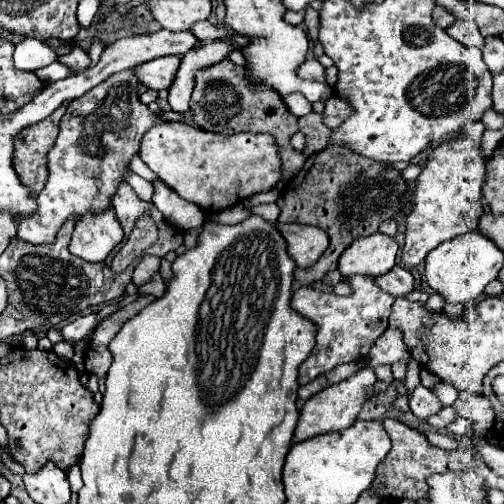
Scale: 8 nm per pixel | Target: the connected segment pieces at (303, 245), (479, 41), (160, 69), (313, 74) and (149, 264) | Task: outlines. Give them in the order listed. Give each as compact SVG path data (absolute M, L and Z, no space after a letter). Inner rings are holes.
M276 224L278 232L286 240L286 252L288 256L296 262L300 268L312 266L328 248L328 236L316 228L316 226L306 226L306 224Z
M456 20L452 26L446 28L446 32L448 32L454 40L462 42L464 46L472 46L472 48L482 48L482 46L484 46L484 38L482 38L482 34L478 32L478 28L476 28L474 22Z
M176 56L150 60L150 62L136 66L136 78L140 84L144 84L146 88L152 88L152 90L170 88L170 84L176 78L178 66L180 66L180 58L176 58Z
M308 56L308 58L298 66L298 78L324 82L324 68L322 68L322 64L320 64L316 58Z
M144 256L135 267L132 274L132 282L139 288L160 269L160 258L156 256Z

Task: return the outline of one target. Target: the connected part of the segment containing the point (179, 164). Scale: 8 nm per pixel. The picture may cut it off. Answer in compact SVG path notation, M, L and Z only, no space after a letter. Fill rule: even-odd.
M164 121L146 132L140 158L168 188L184 200L198 204L204 212L220 212L244 198L272 190L280 180L282 168L278 146L270 134L240 132L226 136L175 121ZM236 158L250 158L254 164L250 164L250 170L246 172L244 164L242 168L230 164L230 160L234 162Z

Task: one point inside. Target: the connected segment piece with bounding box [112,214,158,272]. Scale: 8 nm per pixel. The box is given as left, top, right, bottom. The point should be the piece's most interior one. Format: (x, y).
(145, 234)

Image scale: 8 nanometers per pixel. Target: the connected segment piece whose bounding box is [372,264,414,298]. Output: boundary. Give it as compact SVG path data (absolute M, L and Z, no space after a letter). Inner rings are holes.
M398 264L392 268L392 272L386 272L386 276L378 276L378 278L372 278L372 280L376 282L376 286L384 288L384 292L392 294L394 298L406 296L408 292L414 290L412 274Z

